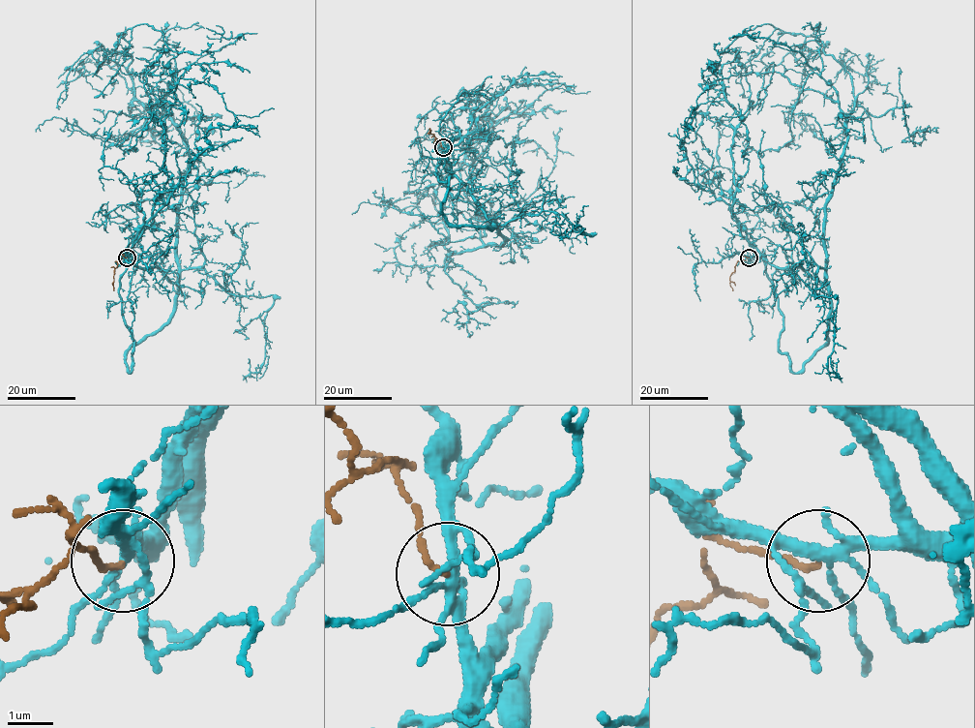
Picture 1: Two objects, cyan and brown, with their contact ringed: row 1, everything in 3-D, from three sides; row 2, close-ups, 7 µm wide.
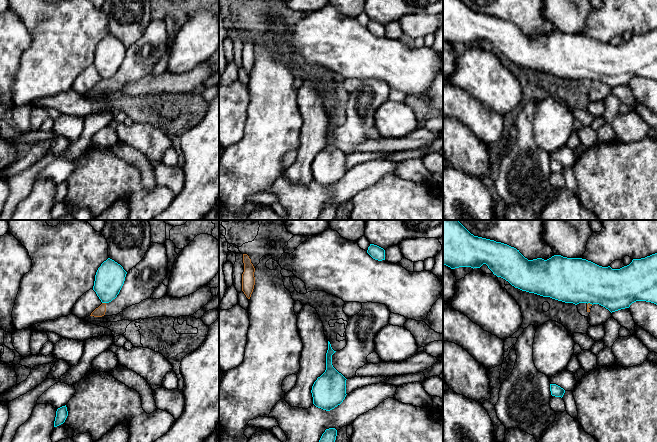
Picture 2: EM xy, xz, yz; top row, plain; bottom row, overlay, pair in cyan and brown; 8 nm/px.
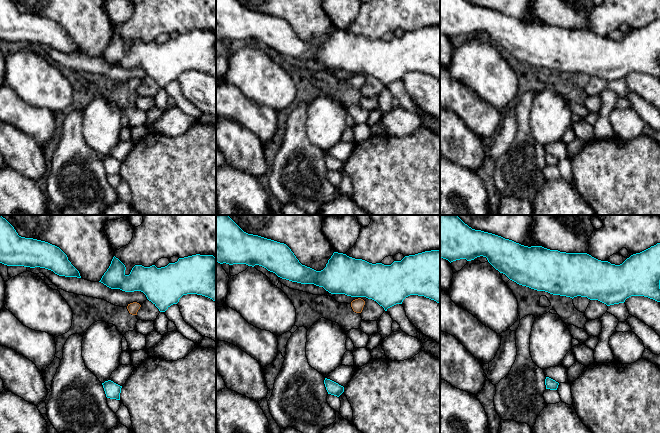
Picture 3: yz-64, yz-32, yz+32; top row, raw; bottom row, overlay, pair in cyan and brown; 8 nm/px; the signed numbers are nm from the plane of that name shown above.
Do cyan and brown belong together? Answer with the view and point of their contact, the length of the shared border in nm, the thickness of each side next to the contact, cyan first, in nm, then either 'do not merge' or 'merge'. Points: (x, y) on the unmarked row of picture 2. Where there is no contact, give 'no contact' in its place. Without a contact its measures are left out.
xy (104, 78) | 30 nm | 240/80 nm | do not merge

